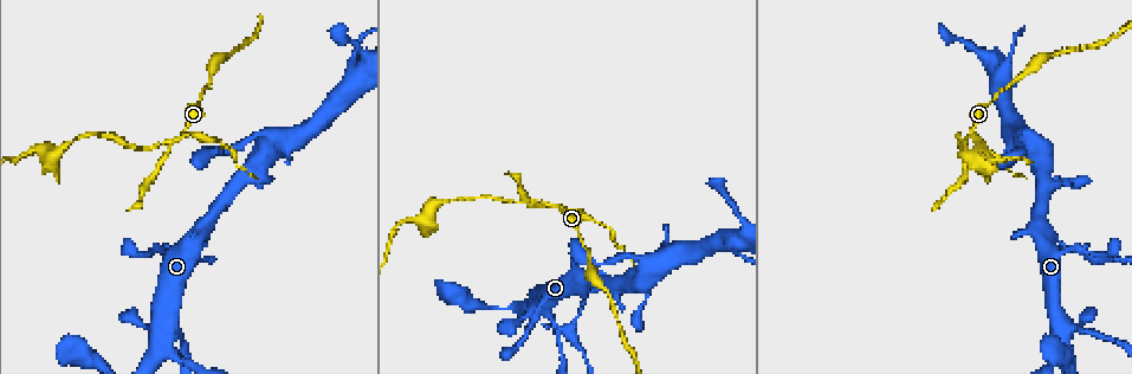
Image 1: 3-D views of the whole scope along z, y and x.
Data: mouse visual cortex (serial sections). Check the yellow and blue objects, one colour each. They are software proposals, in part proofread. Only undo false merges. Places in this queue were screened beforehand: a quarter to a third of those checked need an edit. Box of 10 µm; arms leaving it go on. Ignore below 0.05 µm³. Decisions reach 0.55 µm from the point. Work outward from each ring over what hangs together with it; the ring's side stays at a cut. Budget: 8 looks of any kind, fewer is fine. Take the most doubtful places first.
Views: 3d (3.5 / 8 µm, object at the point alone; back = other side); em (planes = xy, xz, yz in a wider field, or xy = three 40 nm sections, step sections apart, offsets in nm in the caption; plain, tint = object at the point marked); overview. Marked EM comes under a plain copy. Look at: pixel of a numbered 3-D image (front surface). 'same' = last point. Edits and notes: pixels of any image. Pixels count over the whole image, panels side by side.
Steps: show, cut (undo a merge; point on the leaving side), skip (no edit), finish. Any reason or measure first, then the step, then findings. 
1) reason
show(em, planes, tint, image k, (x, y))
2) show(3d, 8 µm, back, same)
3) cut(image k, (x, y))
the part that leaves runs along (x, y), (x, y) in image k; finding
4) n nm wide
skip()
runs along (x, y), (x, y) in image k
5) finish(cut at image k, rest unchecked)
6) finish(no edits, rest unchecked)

show(3d, 3.5 µm, image 1, (550, 207))

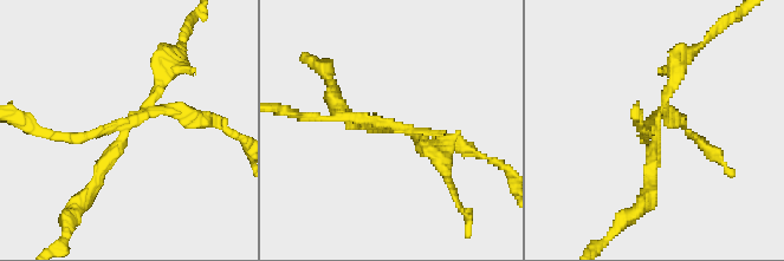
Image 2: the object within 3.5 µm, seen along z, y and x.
now the EM
show(em, xy, step 1, tint, image 2, (392, 125))

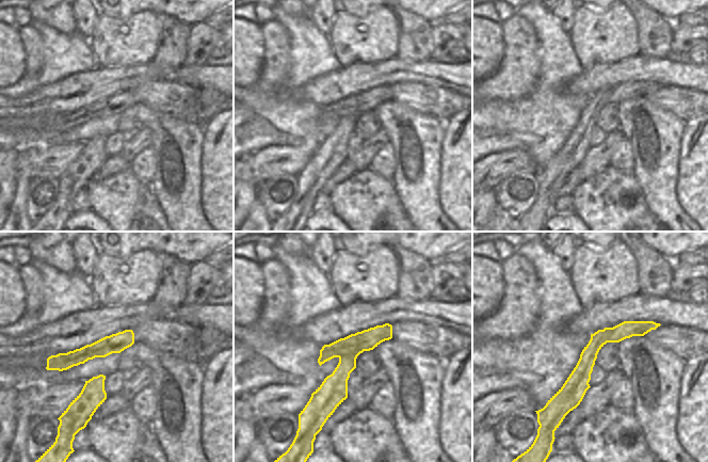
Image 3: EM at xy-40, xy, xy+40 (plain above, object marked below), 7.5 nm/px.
3 arms; arms of 150, 150, 200 nm
cut(image 2, (462, 147))
border along (357, 354), (350, 353), (339, 357) in image 3; two cells meet here

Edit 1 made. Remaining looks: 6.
thick turns thin
show(3d, 3.5 µm, image 1, (582, 294))

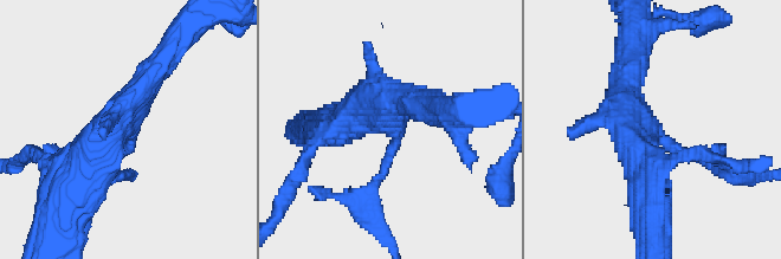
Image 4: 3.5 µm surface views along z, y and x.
show(em, xy, step 1, tint, image 4, (126, 126))

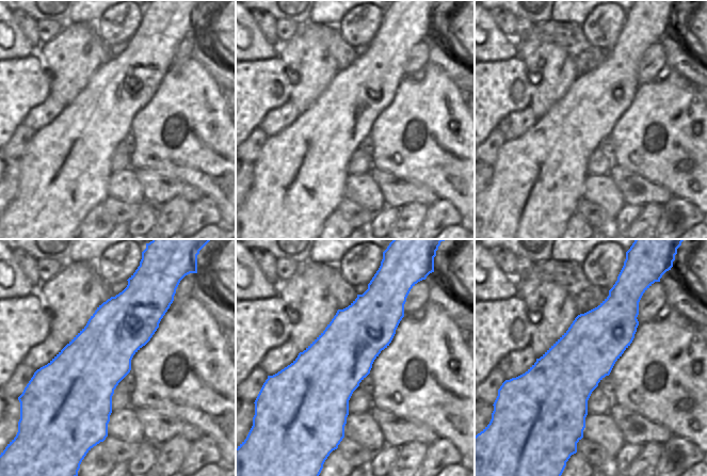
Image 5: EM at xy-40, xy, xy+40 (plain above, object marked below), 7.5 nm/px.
skip()
runs along (347, 121), (373, 109), (394, 130), (373, 185) in image 4; all the same cell

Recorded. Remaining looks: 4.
thick turns thin
show(3d, 3.5 µm, image 1, (268, 133))

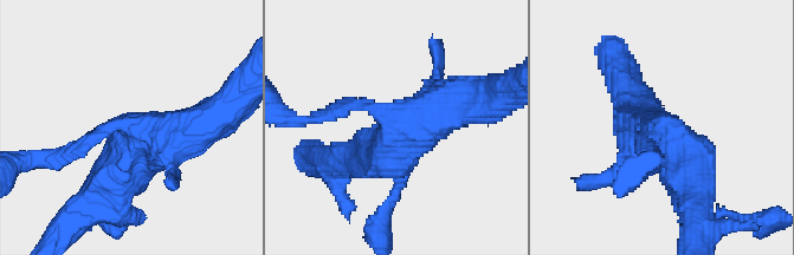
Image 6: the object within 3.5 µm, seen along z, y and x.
3 arms; arms of 150, 500, 600 nm; shape alone is not enough
show(em, xy, step 3, tint, image 6, (402, 119))

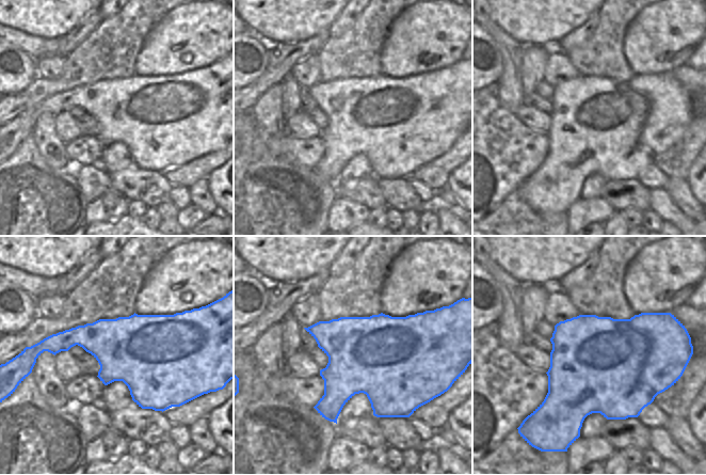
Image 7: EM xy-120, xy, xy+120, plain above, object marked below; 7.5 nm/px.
skip()
runs along (95, 197), (146, 143), (211, 121) in image 6; all the same cell

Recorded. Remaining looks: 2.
finish(cut at image 2, rest unchecked)

